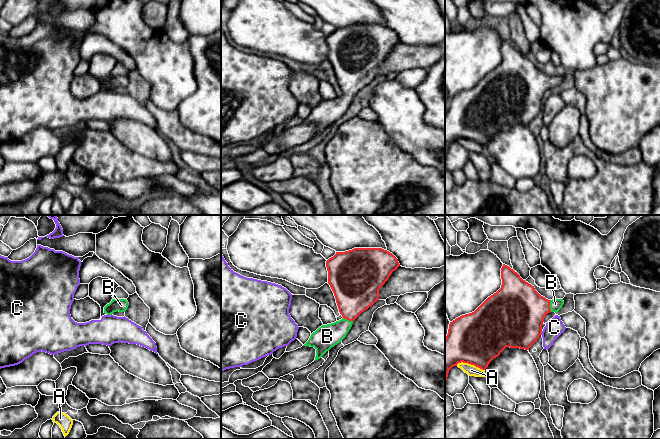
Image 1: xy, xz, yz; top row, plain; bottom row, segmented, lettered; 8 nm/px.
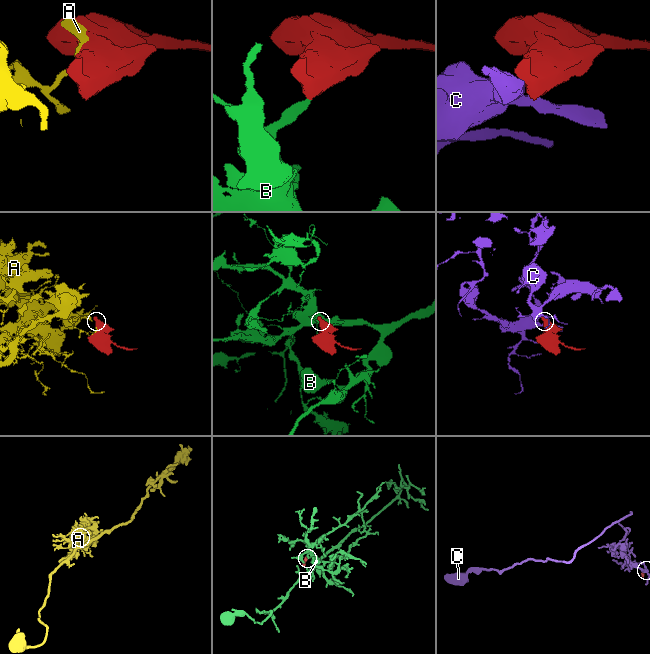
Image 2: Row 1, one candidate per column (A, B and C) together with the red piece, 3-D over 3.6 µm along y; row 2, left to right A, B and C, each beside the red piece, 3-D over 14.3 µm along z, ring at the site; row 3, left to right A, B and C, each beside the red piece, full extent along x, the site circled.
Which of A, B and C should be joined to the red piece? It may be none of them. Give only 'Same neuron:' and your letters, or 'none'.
Same neuron: B

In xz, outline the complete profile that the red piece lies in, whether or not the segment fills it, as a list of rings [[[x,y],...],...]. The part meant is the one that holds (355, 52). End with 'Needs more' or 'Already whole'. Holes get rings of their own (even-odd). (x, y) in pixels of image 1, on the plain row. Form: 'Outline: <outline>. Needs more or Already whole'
Outline: [[[382,24],[336,28],[326,37],[328,60],[343,94],[319,103],[303,121],[316,125],[314,137],[346,113],[353,97],[379,76],[380,64],[399,42],[398,35]]]. Needs more

